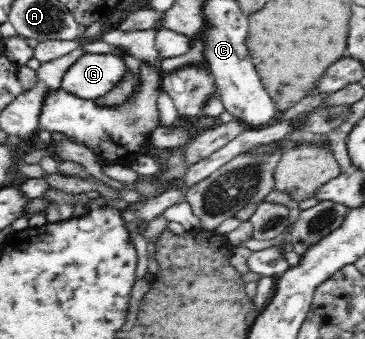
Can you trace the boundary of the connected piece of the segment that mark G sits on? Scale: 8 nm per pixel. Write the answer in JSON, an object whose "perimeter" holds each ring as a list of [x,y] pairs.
{"perimeter":[[[83,54],[64,73],[61,87],[80,98],[95,99],[112,89],[127,70],[121,56]]]}

